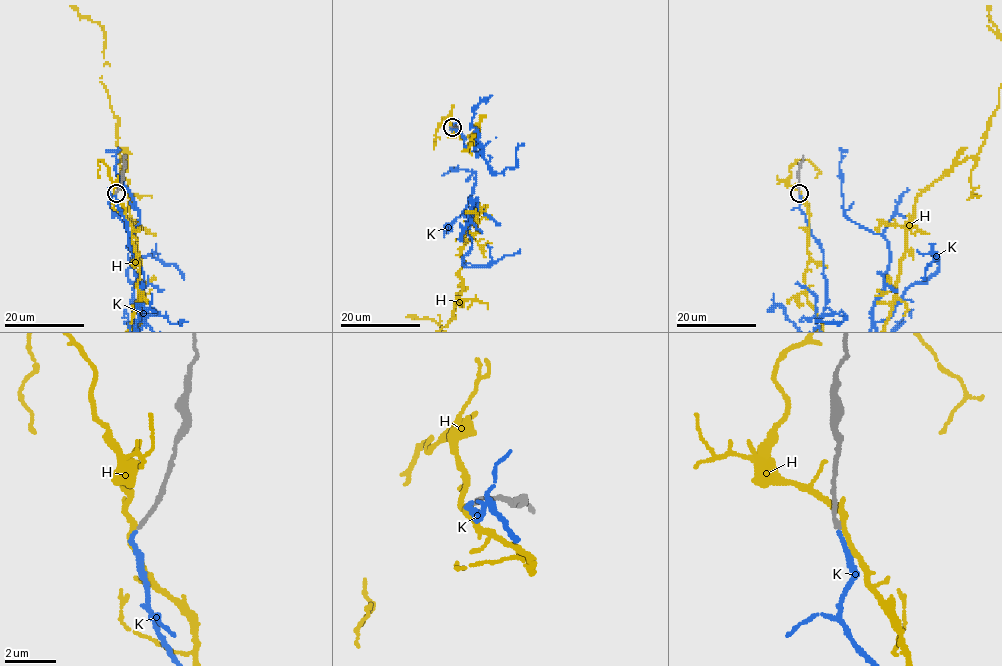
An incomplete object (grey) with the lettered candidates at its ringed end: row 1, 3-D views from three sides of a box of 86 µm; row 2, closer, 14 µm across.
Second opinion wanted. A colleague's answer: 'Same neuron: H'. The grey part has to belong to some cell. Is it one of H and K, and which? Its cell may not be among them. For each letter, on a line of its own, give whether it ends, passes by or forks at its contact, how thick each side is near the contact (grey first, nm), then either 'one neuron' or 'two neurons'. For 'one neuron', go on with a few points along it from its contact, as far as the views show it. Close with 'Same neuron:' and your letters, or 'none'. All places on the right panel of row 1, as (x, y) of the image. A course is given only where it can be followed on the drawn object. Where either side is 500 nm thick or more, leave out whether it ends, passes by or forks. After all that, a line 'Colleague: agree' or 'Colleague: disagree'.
H: it passes by; 160 nm thick on the grey side, 190 nm on the other; two neurons
K: it ends there; 160 nm thick on the grey side, 160 nm on the other; one neuron
Same neuron: K
Colleague: disagree

